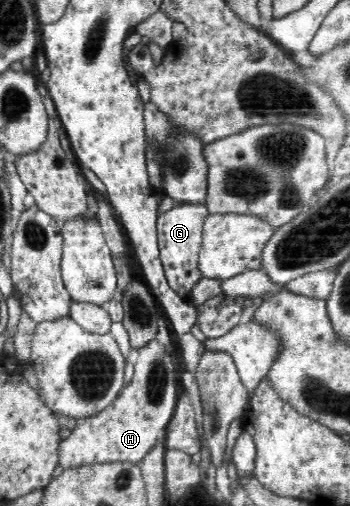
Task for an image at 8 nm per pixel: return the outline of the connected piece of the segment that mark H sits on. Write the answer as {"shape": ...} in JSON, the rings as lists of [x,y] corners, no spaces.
{"shape":[[[152,339],[135,352],[137,361],[127,389],[120,392],[112,406],[94,417],[86,417],[84,424],[76,426],[72,434],[58,444],[58,466],[71,469],[93,463],[140,462],[148,452],[165,441],[168,425],[178,404],[178,386],[181,378],[174,374],[178,362],[174,362]]]}

